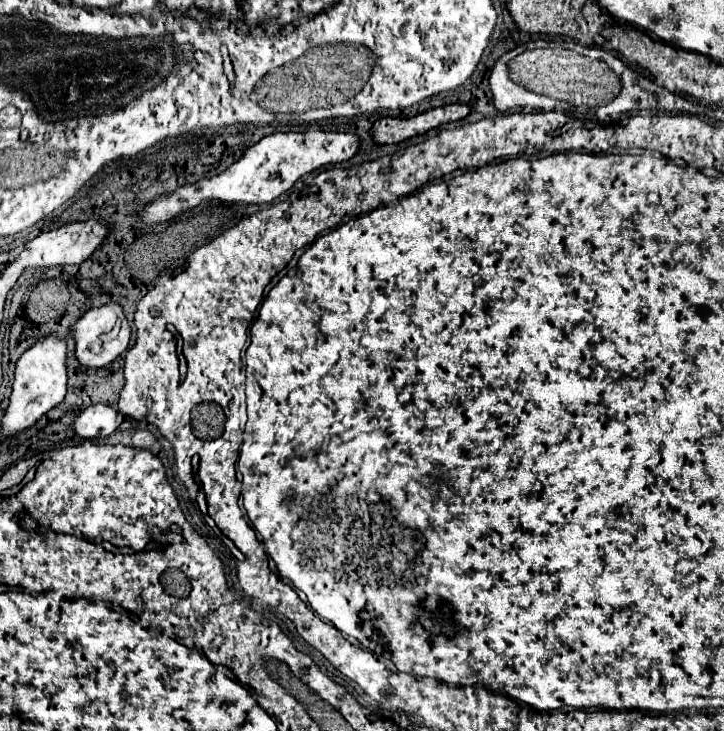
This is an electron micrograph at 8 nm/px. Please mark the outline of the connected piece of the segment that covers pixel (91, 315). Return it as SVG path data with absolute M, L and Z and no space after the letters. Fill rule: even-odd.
M105 303L103 307L89 309L75 325L73 325L73 335L75 335L75 355L81 365L87 367L105 367L107 363L115 361L129 345L131 341L131 329L125 317L125 311L119 303ZM119 319L119 323L117 323Z

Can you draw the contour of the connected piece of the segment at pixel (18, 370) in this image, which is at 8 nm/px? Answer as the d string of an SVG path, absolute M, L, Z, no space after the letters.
M49 333L35 341L33 347L29 347L15 365L15 383L9 399L9 409L3 415L3 427L1 427L1 439L21 433L23 429L31 427L37 419L41 419L49 409L59 405L65 397L67 389L67 343L59 339L55 333Z

